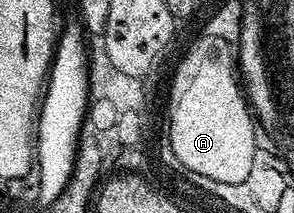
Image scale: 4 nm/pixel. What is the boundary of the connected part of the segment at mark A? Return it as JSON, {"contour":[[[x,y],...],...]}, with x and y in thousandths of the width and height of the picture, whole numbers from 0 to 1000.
{"contour":[[[656,197],[643,235],[588,357],[588,432],[602,455],[588,469],[568,577],[582,690],[609,756],[677,822],[759,859],[827,854],[840,817],[854,812],[881,643],[861,624],[867,563],[813,390],[810,305],[776,282],[765,235],[711,197],[684,211]]]}

